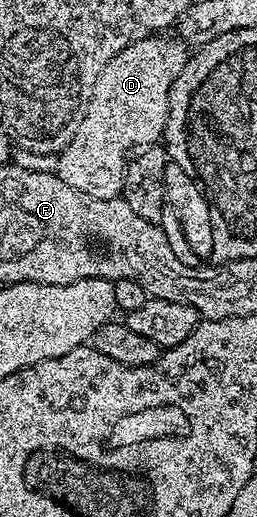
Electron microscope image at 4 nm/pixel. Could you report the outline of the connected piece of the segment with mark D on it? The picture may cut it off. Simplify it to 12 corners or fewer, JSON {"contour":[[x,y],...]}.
{"contour":[[132,39],[101,70],[57,174],[102,200],[158,145],[189,48]]}

